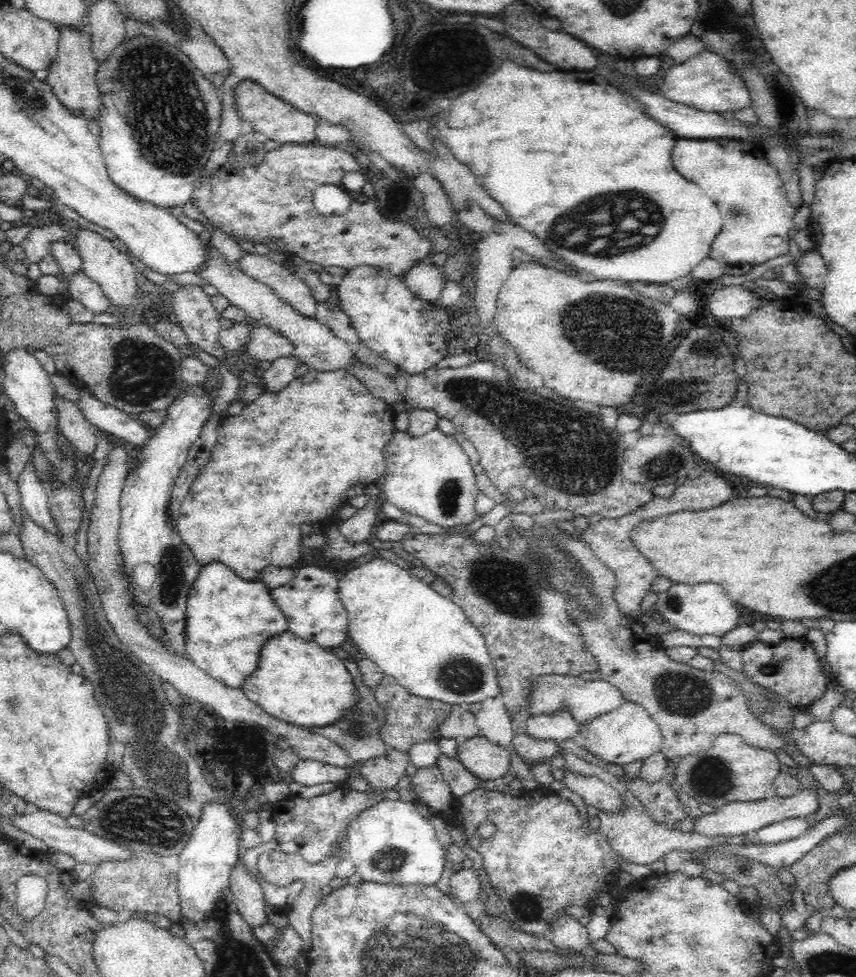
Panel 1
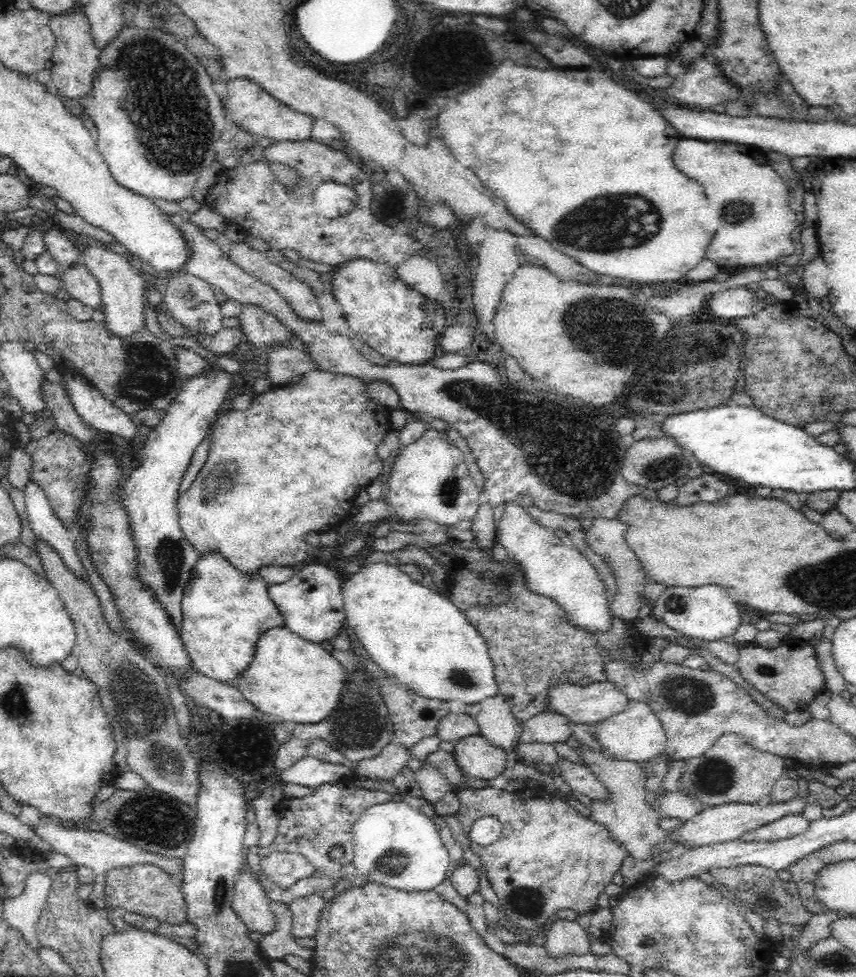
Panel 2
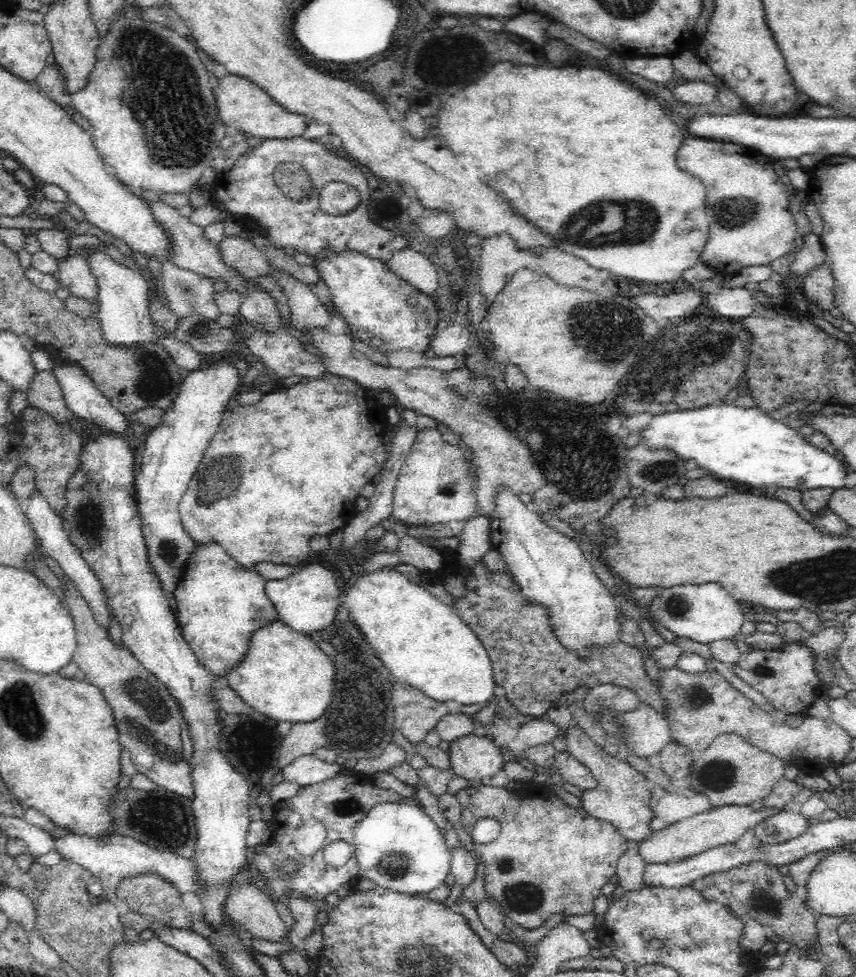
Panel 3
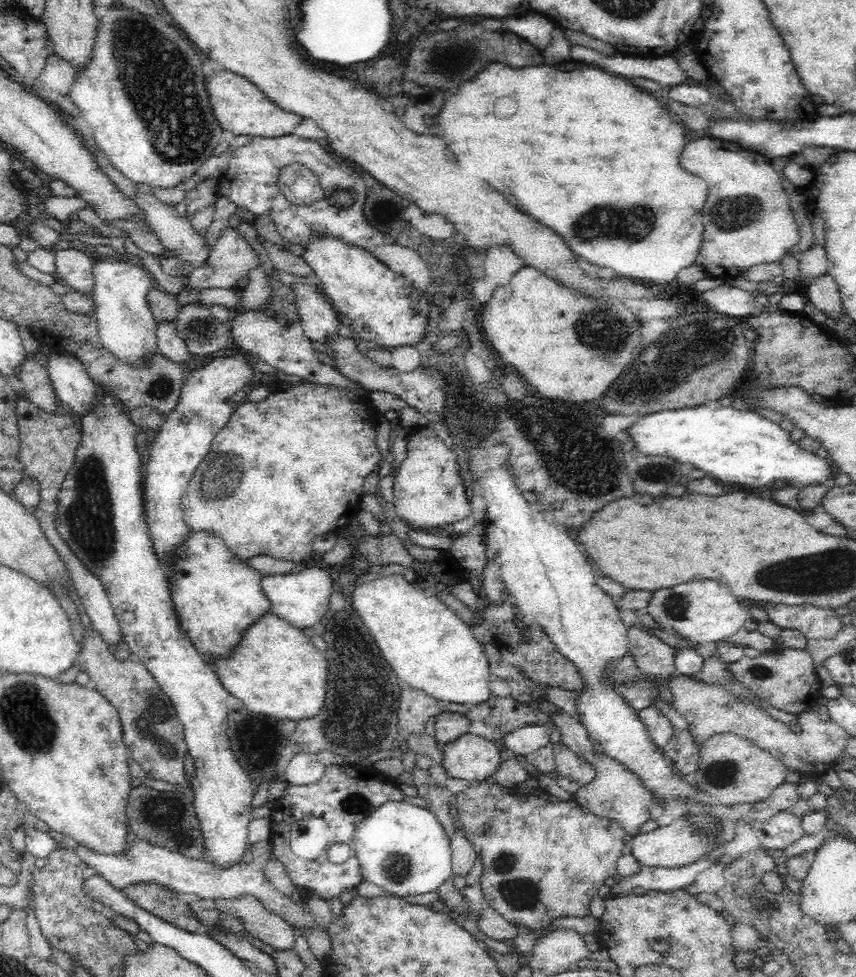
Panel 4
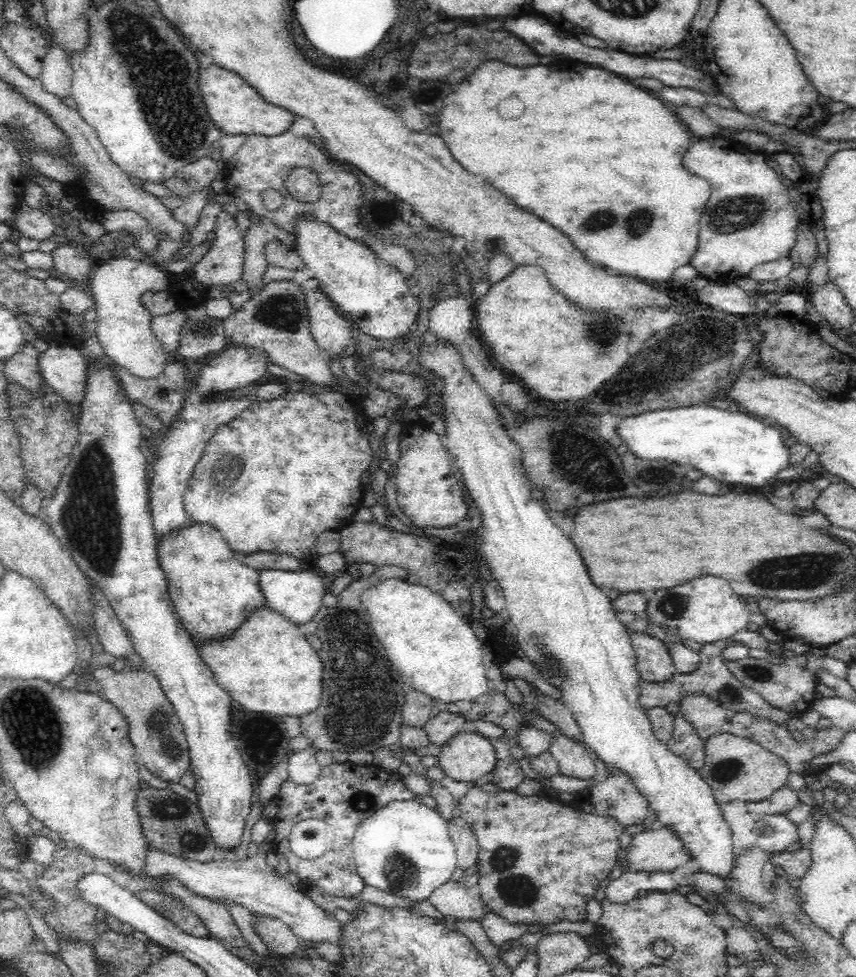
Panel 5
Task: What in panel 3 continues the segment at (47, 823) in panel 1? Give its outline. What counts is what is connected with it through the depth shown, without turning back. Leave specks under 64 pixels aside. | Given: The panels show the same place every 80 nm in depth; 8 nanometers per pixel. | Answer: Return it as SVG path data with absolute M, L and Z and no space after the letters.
M72 833L66 838L58 838L54 844L54 849L62 857L79 864L102 881L104 893L106 893L106 896L104 896L106 902L114 900L116 892L118 892L118 886L126 878L148 876L148 874L160 876L160 878L172 884L180 894L202 890L200 889L200 881L198 881L198 869L196 869L196 863L192 859L179 856L168 850L156 850L156 848L129 836L116 834L110 838L100 838L99 841L96 841L94 837Z

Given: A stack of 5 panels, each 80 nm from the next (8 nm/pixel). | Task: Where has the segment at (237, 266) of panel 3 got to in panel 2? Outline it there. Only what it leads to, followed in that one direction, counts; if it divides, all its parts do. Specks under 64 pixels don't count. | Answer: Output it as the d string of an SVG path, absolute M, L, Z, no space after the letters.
M231 242L229 246L228 259L235 263L244 270L244 272L252 275L255 279L258 279L264 284L273 286L276 292L284 298L288 303L288 306L292 307L301 319L305 319L308 322L322 322L323 312L319 305L317 296L313 293L311 288L301 280L298 280L293 274L290 274L287 270L280 268L278 265L270 262L268 255L262 251L258 251L244 242Z

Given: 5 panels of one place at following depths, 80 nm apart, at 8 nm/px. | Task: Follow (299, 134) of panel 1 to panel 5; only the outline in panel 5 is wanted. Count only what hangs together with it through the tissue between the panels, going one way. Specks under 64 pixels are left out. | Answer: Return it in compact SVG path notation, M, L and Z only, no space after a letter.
M210 64L208 68L199 68L199 70L199 79L196 83L204 101L204 108L208 111L212 123L223 134L276 136L282 134L292 124L294 115L291 112L264 101L260 93L239 75L226 72L216 64Z

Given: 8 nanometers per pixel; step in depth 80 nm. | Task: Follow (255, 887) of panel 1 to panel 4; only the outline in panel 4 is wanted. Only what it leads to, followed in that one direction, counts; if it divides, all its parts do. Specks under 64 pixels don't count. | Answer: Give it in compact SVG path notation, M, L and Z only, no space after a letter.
M252 896L238 900L220 900L216 904L219 912L230 912L244 921L245 931L264 944L272 946L274 951L287 951L294 948L295 930L272 911L266 910Z

